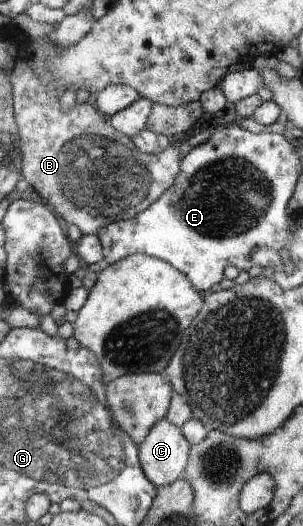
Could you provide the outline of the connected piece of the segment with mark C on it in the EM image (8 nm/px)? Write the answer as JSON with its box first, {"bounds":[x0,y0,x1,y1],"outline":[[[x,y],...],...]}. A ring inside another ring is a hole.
{"bounds":[138,418,190,487],"outline":[[[166,418],[160,420],[138,444],[145,476],[156,487],[173,484],[186,470],[190,447],[178,426]]]}

